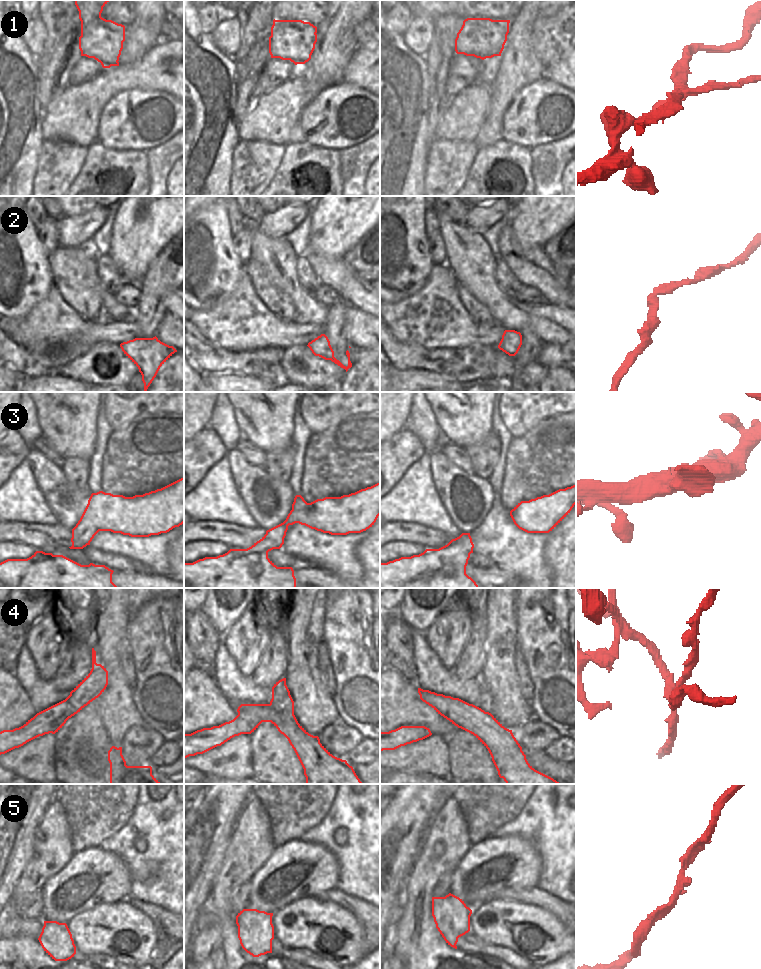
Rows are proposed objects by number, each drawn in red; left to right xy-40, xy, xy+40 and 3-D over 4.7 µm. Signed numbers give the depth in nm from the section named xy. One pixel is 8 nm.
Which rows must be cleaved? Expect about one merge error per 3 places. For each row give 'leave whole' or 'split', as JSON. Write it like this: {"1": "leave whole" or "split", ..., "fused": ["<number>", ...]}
{"1": "split", "2": "leave whole", "3": "leave whole", "4": "split", "5": "leave whole", "fused": ["1", "4"]}

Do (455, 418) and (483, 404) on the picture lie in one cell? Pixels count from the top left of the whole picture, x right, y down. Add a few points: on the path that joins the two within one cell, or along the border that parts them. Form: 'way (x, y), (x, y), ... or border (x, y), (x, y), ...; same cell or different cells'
way (462, 411), (466, 407), (472, 407), (476, 404); same cell

